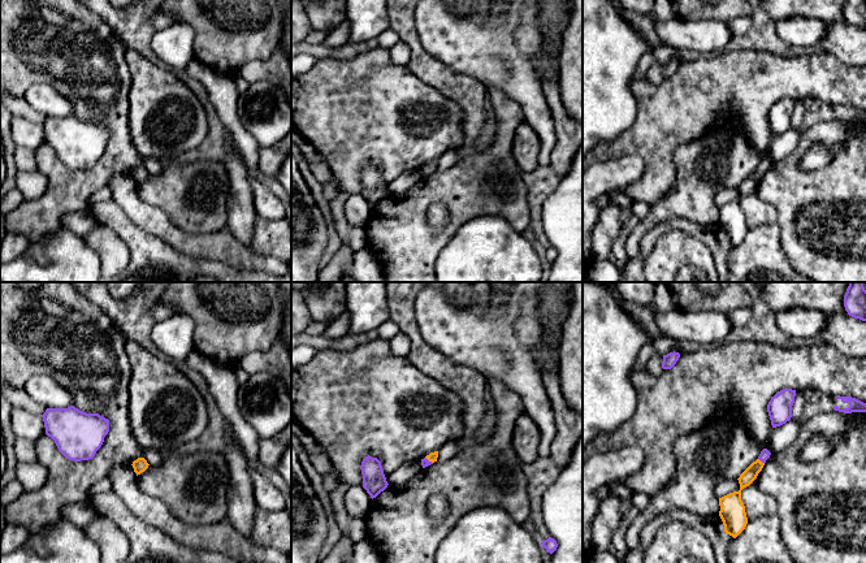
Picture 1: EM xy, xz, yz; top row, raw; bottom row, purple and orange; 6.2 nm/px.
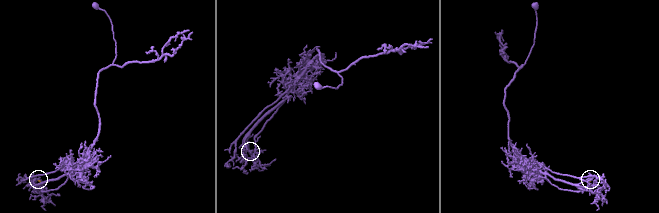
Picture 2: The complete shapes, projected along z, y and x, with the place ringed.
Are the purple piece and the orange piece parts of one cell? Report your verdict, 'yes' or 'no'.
yes

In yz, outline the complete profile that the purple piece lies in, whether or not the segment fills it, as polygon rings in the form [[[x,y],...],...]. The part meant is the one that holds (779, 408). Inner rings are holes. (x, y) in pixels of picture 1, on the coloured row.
[[[783,389],[778,391],[767,404],[767,412],[772,428],[780,426],[791,420],[796,390]]]

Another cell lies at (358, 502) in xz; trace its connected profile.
[[[361,485],[350,486],[345,495],[345,507],[350,519],[364,519],[372,498]]]

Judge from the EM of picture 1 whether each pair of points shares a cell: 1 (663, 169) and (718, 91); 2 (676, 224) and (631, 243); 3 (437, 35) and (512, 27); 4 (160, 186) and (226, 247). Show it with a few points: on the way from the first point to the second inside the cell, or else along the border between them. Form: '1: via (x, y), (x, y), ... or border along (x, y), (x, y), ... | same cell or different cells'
1: via (663, 150), (663, 146), (698, 111) | same cell
2: border along (666, 221), (645, 233), (641, 251), (631, 261) | different cells
3: via (455, 35), (494, 35) | same cell
4: border along (225, 226), (209, 233), (185, 233), (181, 230) | different cells

